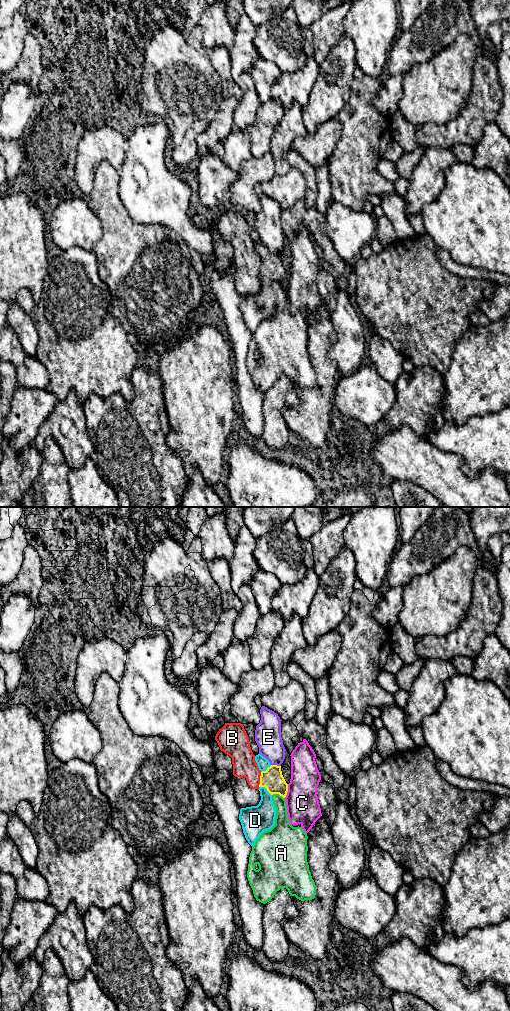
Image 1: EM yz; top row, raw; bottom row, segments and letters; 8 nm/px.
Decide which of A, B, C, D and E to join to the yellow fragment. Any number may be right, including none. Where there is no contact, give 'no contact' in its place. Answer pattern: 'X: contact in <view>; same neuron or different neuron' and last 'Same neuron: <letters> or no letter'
A: contact in yz; different neuron
B: contact in yz; different neuron
C: contact in yz; different neuron
D: contact in yz; same neuron
E: contact in yz; different neuron
Same neuron: D

